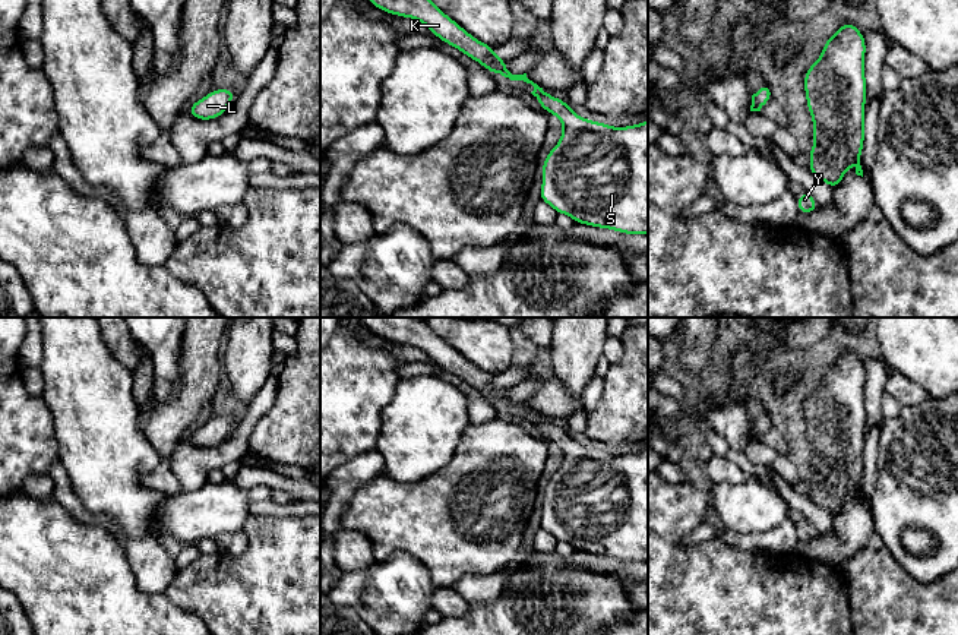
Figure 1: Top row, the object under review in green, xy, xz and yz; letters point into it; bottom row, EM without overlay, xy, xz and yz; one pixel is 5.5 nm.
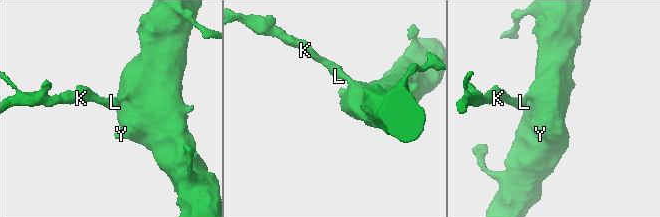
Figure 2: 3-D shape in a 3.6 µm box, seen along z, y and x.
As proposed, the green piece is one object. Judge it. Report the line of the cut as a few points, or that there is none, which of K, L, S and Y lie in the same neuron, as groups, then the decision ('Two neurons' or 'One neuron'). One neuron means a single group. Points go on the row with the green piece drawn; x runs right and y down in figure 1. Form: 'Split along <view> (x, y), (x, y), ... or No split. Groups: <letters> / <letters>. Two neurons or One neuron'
No split. Groups: K L S Y. One neuron

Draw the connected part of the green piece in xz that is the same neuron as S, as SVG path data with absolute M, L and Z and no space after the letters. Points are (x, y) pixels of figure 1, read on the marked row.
M370 0L370 3L389 15L423 22L429 32L461 50L490 73L499 73L510 80L524 80L534 86L531 94L543 110L553 113L563 123L560 140L543 161L540 190L543 202L579 224L616 230L623 234L648 236L648 120L635 126L611 127L578 116L569 108L569 102L548 95L546 89L529 80L527 73L512 75L506 69L508 60L499 59L493 47L468 34L431 0Z

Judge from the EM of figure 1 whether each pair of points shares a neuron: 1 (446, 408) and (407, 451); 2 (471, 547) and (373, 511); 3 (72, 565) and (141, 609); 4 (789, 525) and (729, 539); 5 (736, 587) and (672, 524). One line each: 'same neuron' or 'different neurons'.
1: same neuron
2: same neuron
3: same neuron
4: same neuron
5: same neuron

